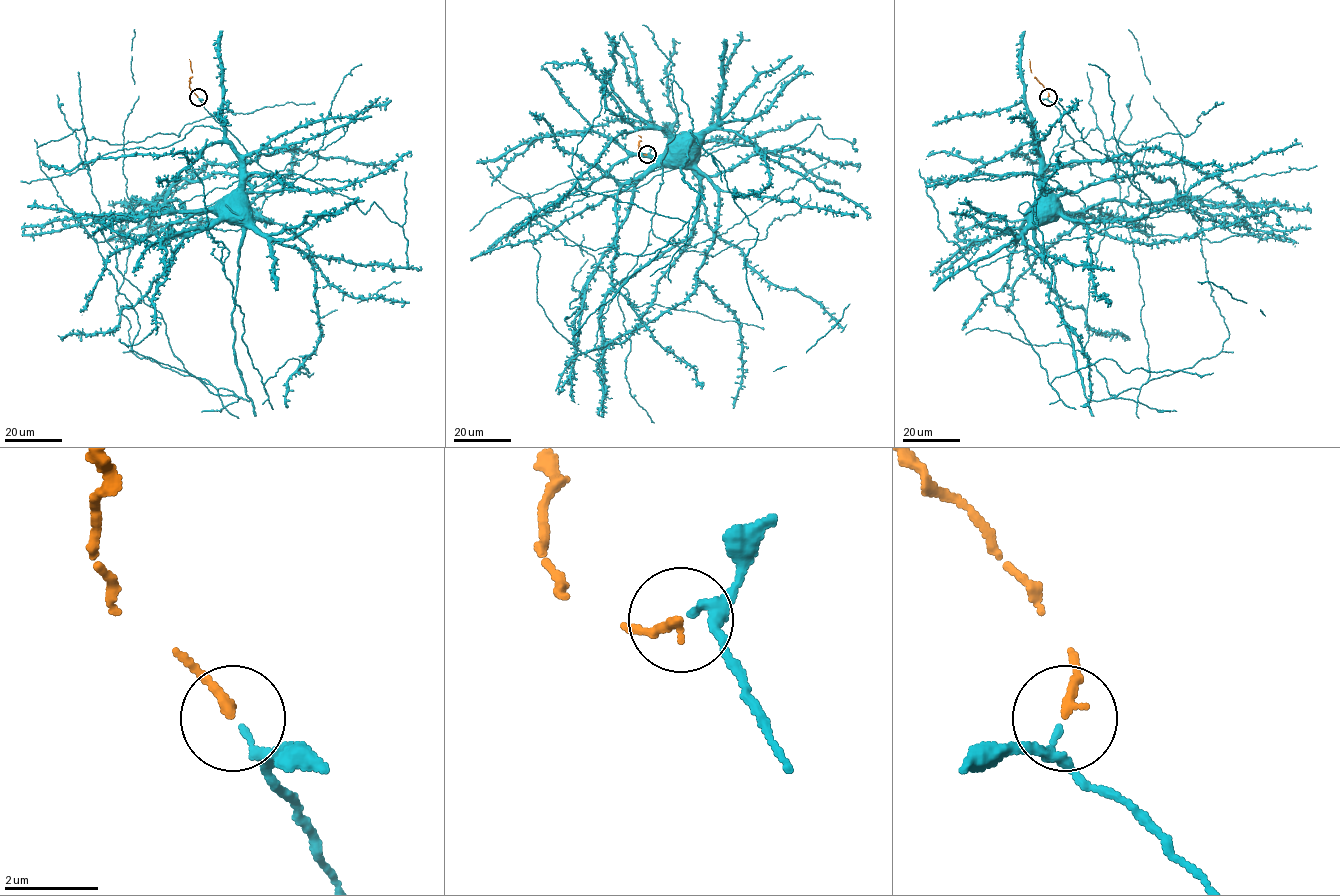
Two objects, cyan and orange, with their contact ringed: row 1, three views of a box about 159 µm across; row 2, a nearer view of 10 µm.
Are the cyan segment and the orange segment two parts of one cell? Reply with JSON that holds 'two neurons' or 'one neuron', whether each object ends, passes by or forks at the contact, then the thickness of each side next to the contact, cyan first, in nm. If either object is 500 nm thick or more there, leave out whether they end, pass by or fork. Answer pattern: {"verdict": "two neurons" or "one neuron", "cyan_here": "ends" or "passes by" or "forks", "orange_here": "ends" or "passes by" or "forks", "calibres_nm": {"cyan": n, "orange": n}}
{"verdict": "one neuron", "cyan_here": "passes by", "orange_here": "ends", "calibres_nm": {"cyan": 120, "orange": 200}}

